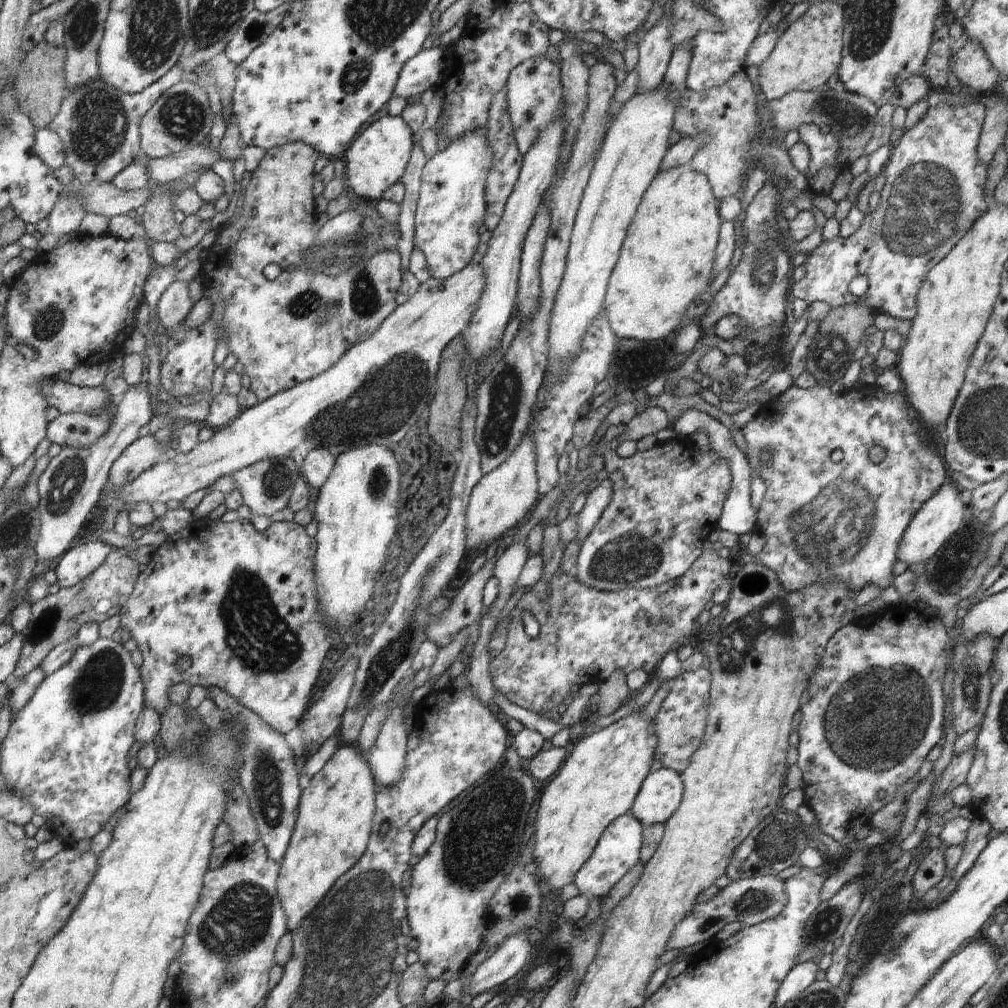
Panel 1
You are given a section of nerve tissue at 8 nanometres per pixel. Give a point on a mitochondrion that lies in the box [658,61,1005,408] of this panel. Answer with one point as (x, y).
(924, 207)

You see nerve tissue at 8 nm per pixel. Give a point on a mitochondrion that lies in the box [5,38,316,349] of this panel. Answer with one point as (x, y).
(97, 126)

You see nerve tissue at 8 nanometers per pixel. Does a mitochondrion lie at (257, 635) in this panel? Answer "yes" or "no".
yes

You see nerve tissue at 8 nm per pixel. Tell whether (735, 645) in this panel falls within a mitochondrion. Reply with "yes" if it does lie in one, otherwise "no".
yes

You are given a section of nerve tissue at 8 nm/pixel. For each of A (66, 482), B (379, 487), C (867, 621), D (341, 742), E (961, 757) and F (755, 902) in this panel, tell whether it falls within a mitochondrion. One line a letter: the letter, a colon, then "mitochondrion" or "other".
A: mitochondrion
B: mitochondrion
C: other
D: other
E: other
F: mitochondrion

